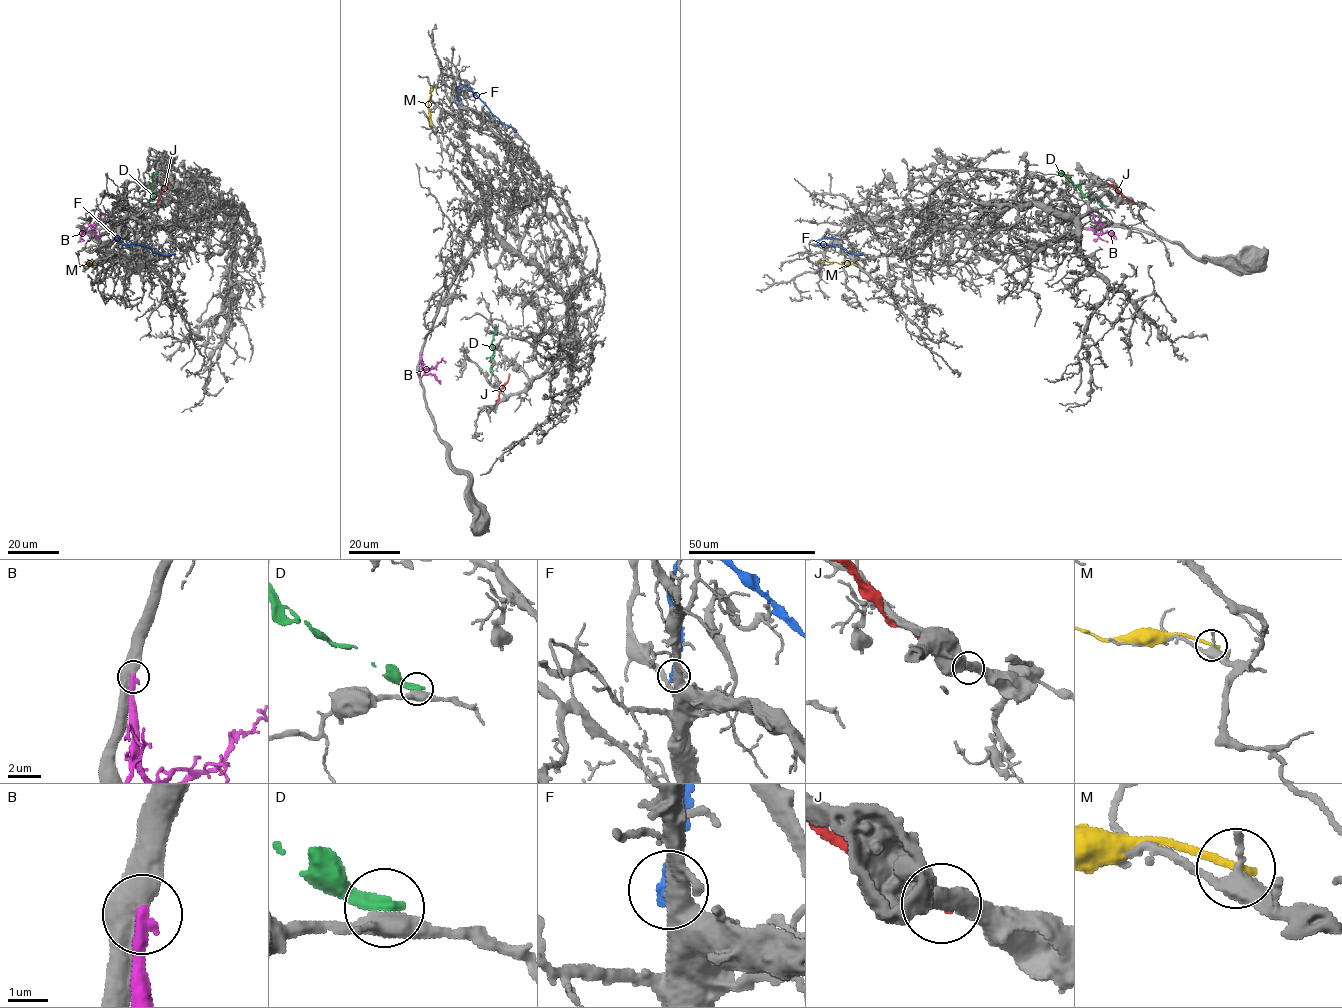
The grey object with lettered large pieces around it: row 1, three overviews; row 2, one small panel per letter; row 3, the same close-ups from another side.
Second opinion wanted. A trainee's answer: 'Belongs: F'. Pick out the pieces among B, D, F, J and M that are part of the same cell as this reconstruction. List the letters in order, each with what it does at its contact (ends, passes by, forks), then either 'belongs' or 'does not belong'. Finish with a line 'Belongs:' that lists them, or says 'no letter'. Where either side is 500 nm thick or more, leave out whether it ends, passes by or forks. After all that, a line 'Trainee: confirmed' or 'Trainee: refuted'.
B: belongs
D: it ends; does not belong
F: does not belong
J: it ends; does not belong
M: it ends; does not belong
Belongs: B
Trainee: refuted

